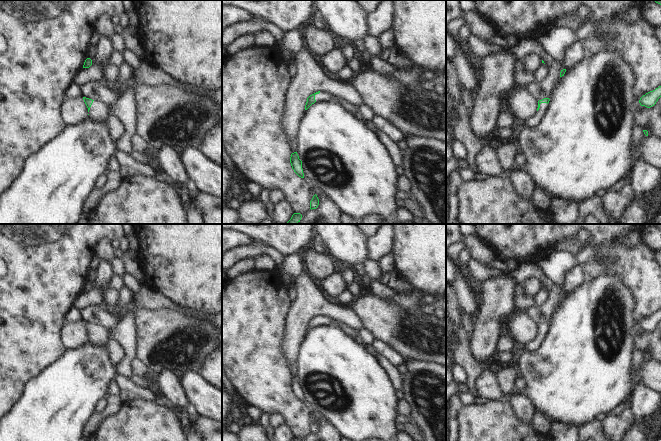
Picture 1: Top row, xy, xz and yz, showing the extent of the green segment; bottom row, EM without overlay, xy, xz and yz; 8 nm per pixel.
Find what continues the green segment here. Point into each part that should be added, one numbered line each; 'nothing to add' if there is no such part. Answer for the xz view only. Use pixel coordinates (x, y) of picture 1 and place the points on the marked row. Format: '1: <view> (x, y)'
1: xz (322, 96)

